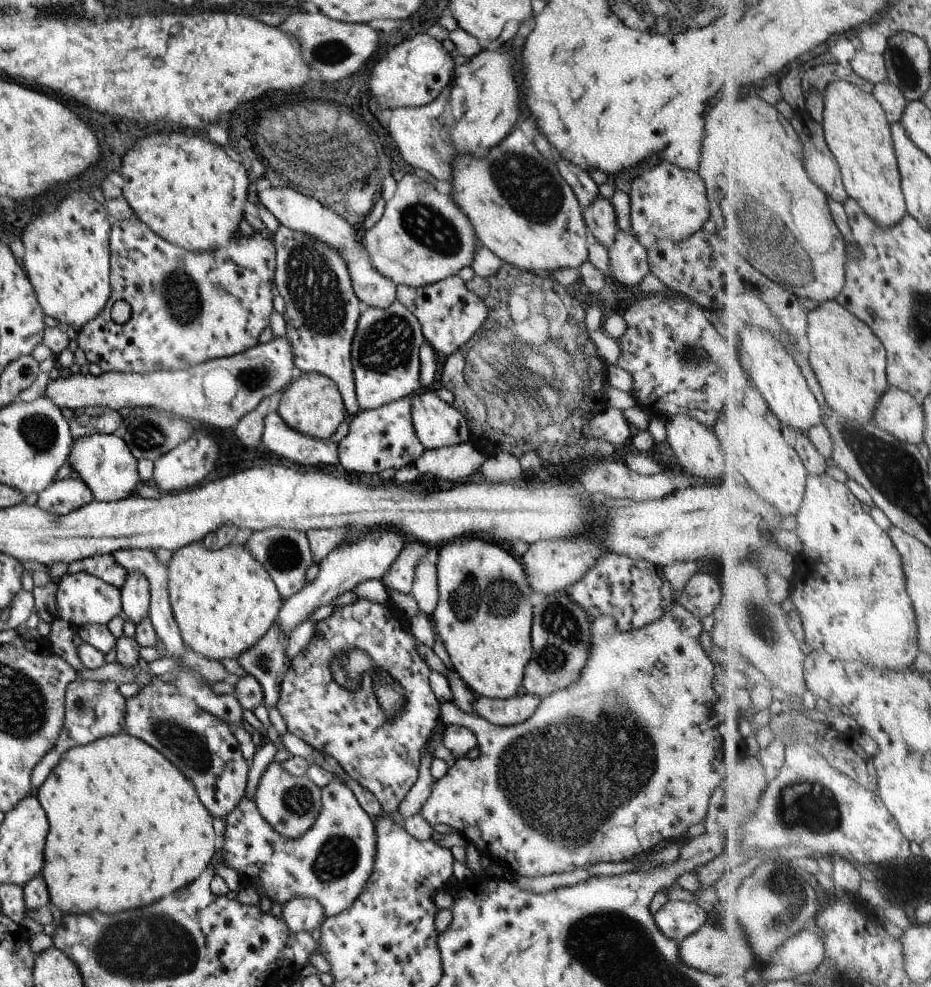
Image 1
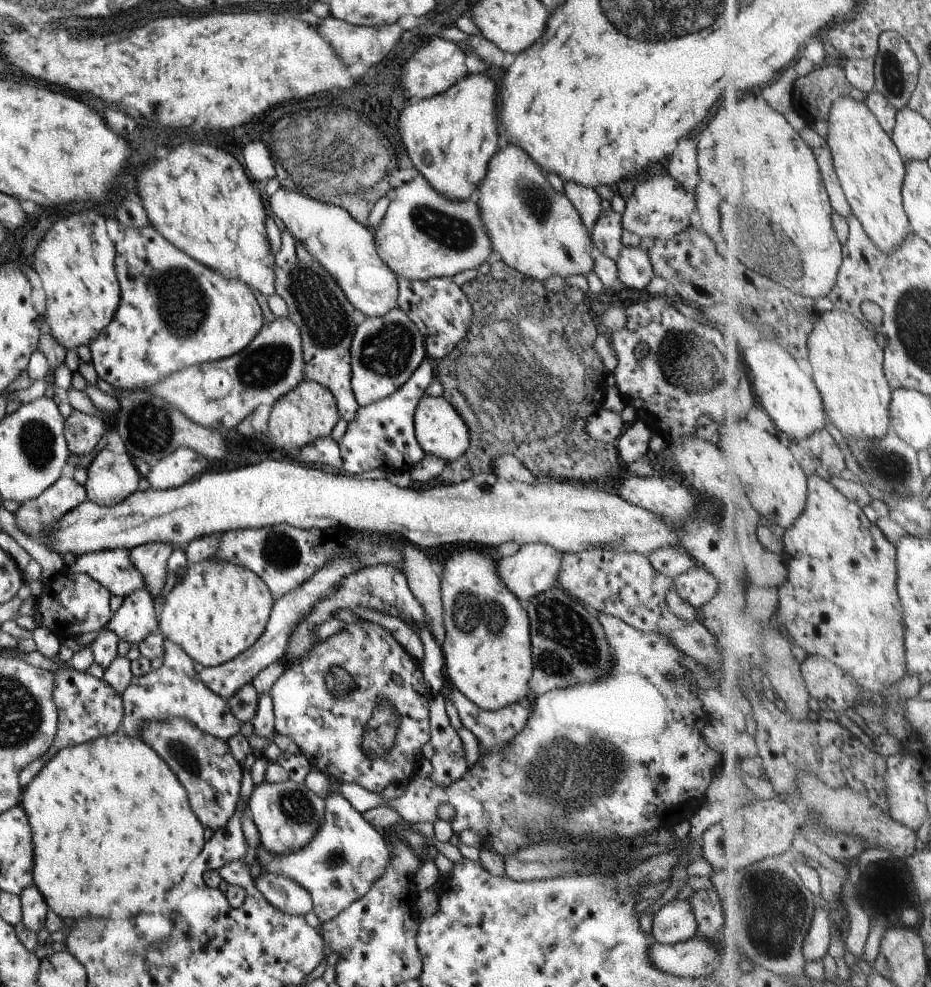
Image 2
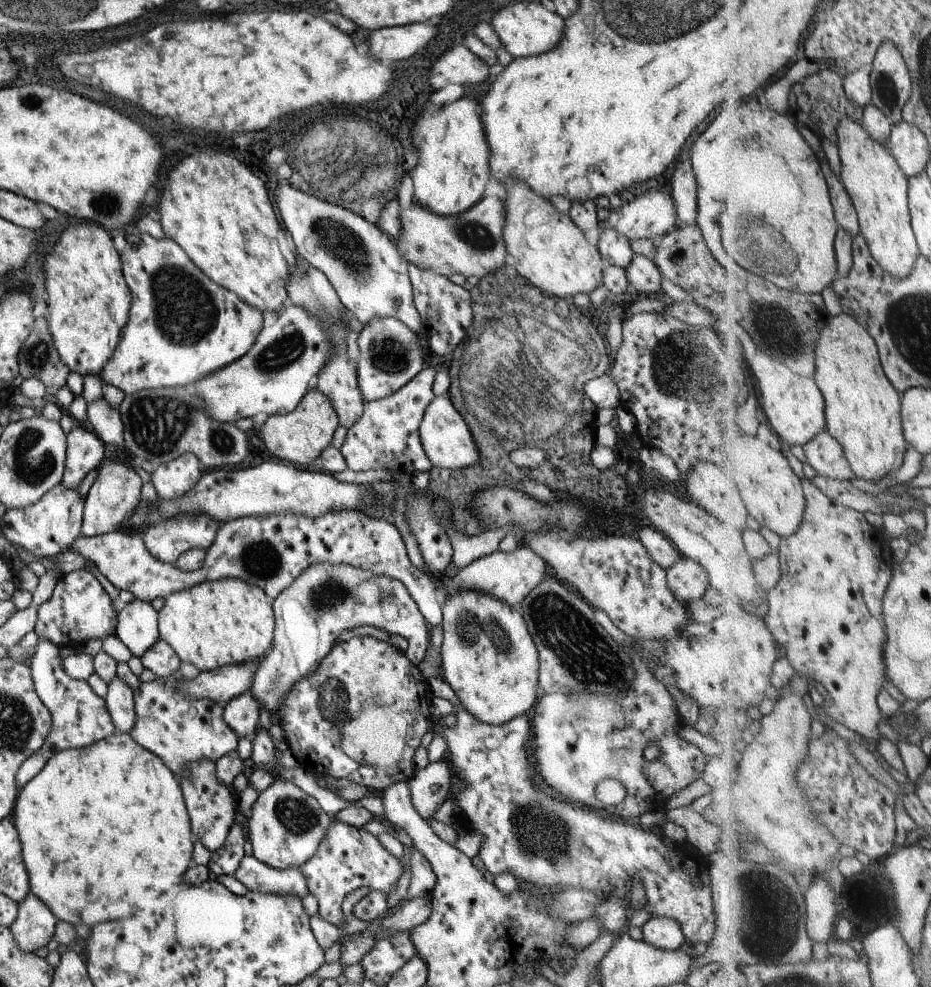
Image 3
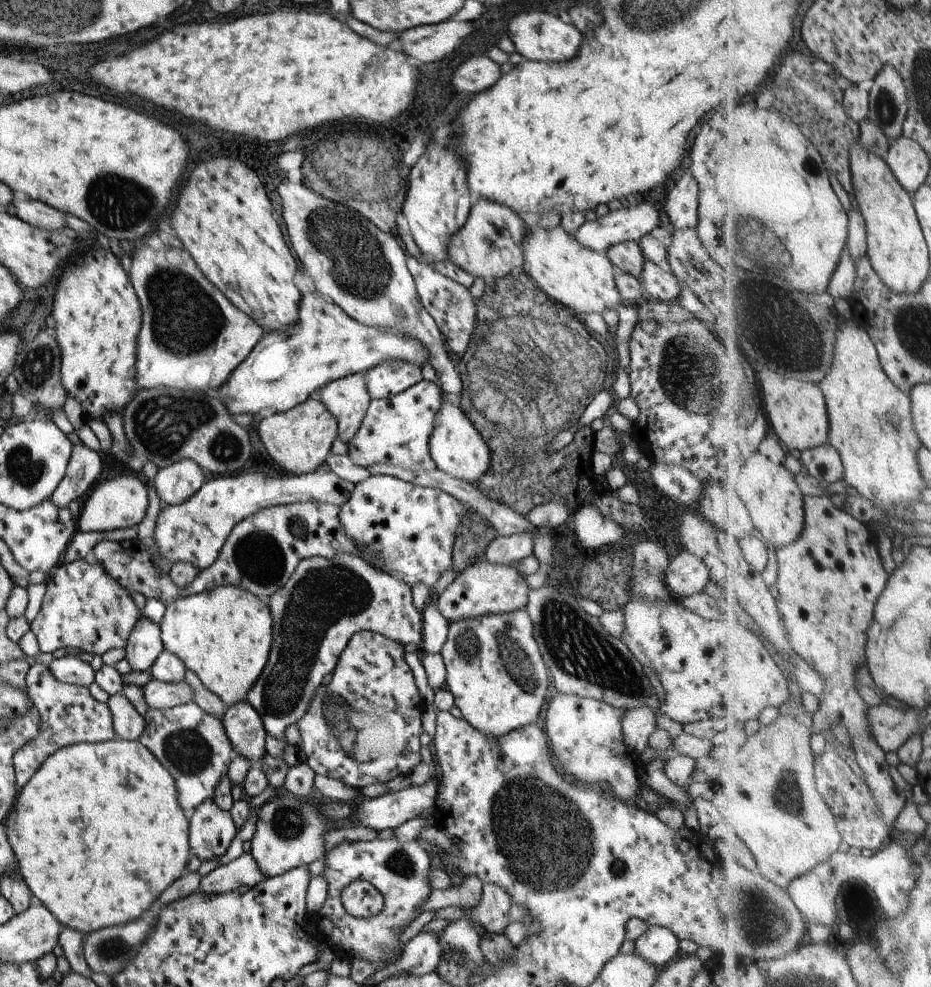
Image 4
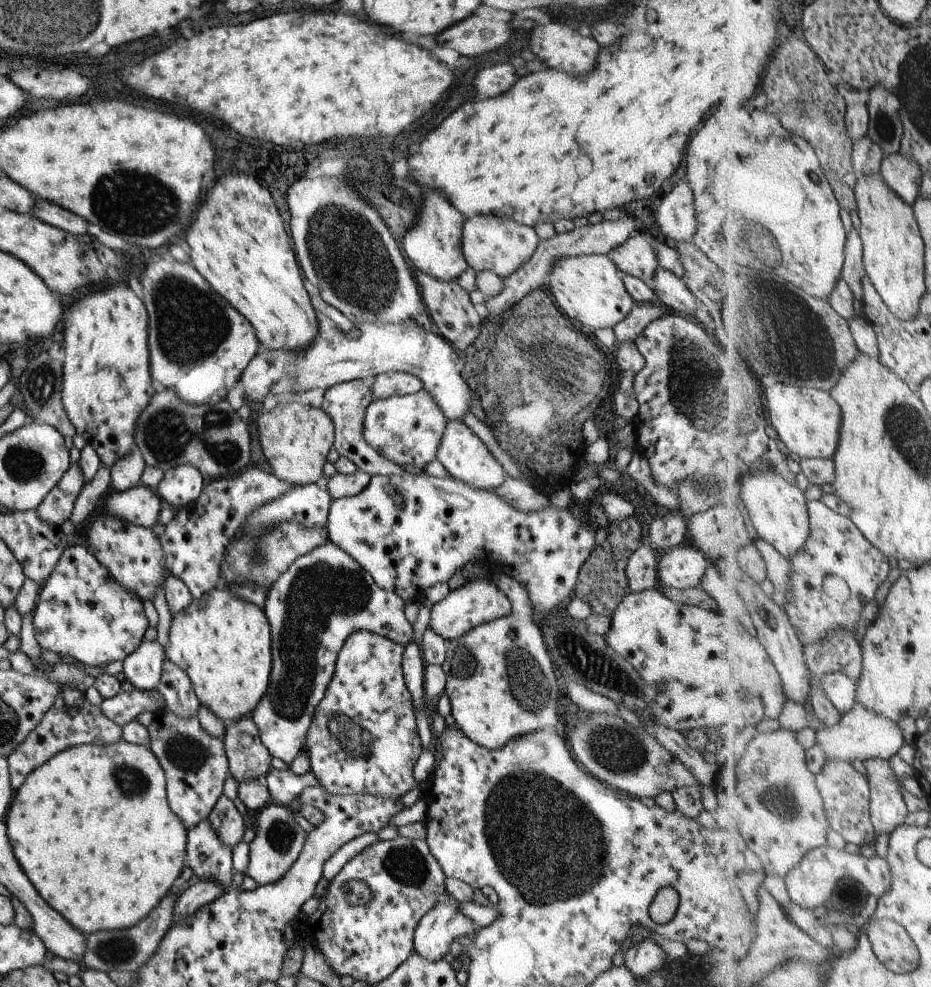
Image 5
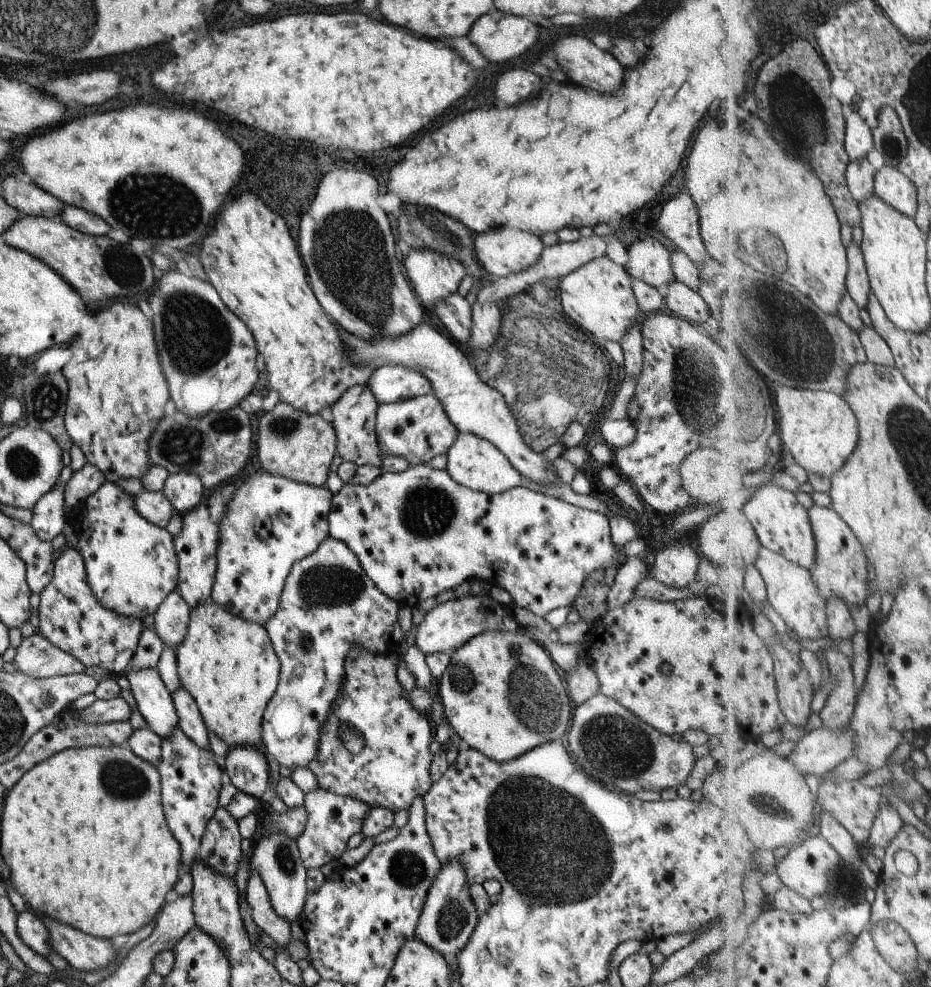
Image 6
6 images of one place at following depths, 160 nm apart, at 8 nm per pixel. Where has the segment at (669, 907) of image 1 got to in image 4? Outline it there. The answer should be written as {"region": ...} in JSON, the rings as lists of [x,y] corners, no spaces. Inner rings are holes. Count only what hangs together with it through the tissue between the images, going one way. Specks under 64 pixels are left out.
{"region":[[[648,925],[635,939],[633,953],[661,969],[676,958],[677,944],[678,938],[669,929]]]}

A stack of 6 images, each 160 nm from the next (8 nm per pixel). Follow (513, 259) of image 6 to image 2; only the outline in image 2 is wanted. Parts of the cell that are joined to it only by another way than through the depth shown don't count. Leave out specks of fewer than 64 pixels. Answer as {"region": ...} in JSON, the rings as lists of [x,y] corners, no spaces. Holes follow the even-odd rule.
{"region":[[[419,175],[395,188],[395,198],[374,231],[374,242],[377,255],[395,276],[415,281],[432,277],[451,279],[464,270],[476,271],[491,253],[475,200],[445,200]]]}

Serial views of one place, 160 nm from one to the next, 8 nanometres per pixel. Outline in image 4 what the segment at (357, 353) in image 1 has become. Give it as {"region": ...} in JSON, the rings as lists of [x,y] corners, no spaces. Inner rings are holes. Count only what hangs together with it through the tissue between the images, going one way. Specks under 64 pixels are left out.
{"region":[[[389,359],[367,369],[364,378],[370,399],[392,397],[422,379],[417,365]]]}

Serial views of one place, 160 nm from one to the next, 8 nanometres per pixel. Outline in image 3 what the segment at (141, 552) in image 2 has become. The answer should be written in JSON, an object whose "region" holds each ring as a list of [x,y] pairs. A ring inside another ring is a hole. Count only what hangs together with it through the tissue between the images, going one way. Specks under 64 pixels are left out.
{"region":[[[184,515],[175,521],[151,525],[143,530],[140,537],[149,554],[159,562],[173,566],[181,553],[190,548],[207,550],[217,527],[218,524],[205,515]]]}

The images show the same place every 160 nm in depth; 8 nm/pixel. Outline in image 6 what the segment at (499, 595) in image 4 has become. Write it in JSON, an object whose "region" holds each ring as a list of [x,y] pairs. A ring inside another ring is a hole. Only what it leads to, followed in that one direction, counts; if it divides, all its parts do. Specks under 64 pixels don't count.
{"region":[[[463,596],[450,601],[436,604],[428,610],[420,625],[415,630],[414,645],[425,655],[431,653],[450,654],[469,638],[483,631],[516,631],[520,626],[515,620],[509,605],[491,599],[490,596]]]}

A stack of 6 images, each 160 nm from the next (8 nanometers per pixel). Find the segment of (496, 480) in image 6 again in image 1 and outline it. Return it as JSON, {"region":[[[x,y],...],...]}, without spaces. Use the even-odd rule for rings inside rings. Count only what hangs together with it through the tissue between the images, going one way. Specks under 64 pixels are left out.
{"region":[[[422,390],[421,394],[411,395],[411,423],[421,447],[425,449],[437,449],[447,446],[457,446],[469,441],[469,426],[463,414],[452,405],[446,404],[437,397],[436,393]]]}

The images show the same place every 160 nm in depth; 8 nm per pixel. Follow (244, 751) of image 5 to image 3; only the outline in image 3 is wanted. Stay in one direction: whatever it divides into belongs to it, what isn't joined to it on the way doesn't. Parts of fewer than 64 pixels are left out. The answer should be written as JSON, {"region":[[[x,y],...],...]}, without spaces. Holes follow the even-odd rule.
{"region":[[[247,692],[226,702],[222,710],[222,717],[237,738],[251,738],[254,730],[259,726],[257,722],[257,718],[259,718],[258,709],[256,698]]]}

